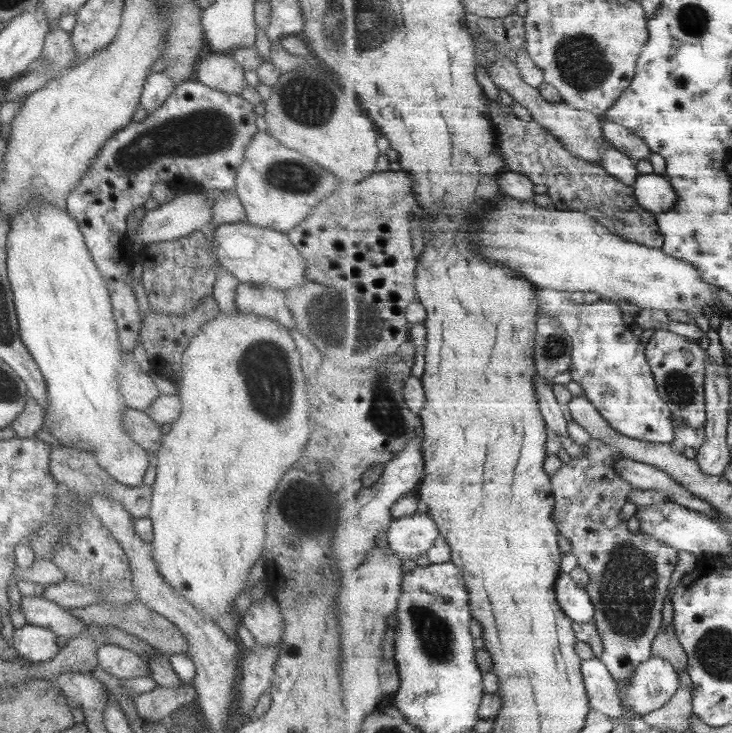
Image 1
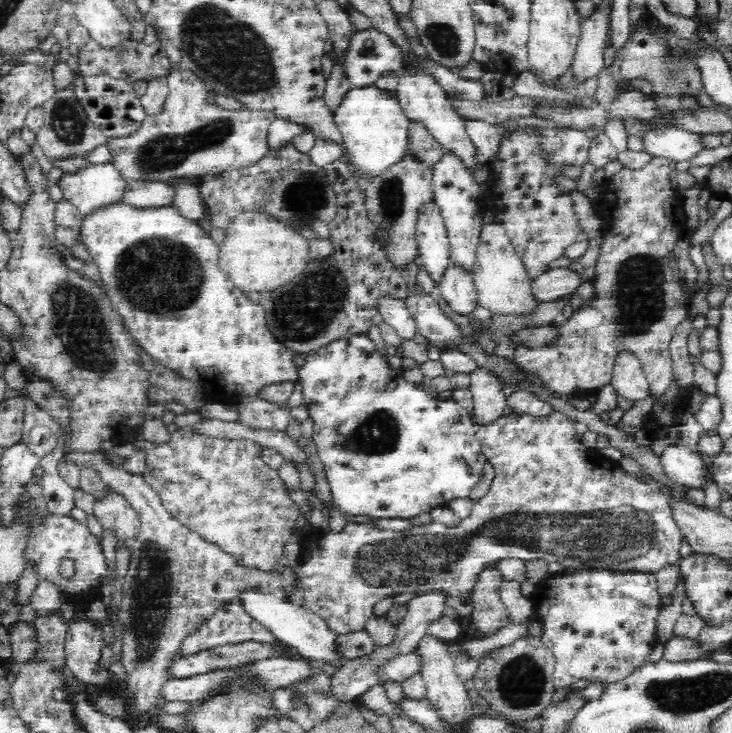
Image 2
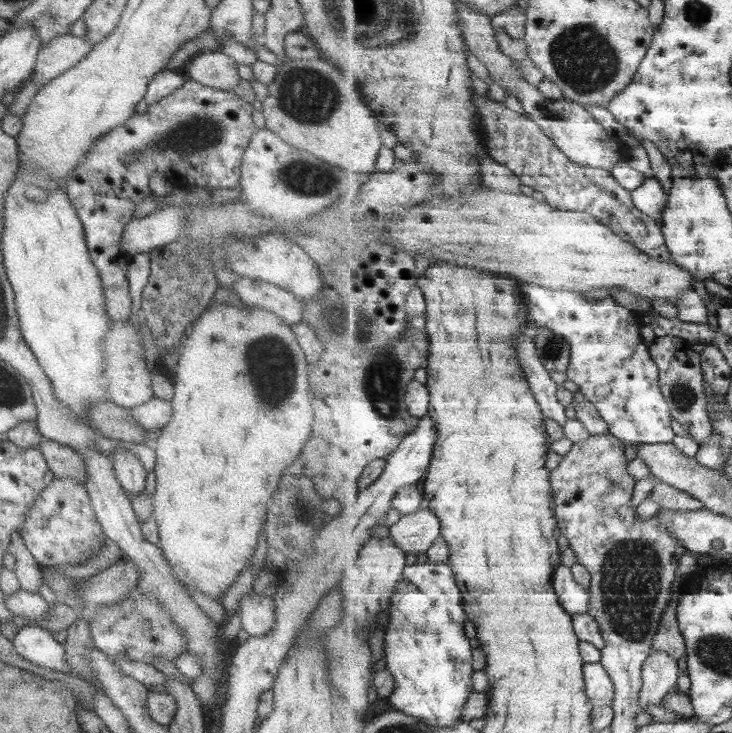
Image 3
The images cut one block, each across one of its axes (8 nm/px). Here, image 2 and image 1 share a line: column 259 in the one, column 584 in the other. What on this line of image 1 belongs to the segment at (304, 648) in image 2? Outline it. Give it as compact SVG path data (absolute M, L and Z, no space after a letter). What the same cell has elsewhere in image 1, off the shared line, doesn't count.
M561 573L556 584L557 598L561 608L575 623L595 620L596 606L585 587L575 582L571 573Z

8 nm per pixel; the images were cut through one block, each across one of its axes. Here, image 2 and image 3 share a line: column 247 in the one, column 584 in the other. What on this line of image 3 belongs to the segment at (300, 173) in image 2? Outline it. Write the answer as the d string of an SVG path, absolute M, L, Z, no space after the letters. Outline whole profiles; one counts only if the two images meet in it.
M477 95L477 112L481 120L481 132L485 138L485 150L497 162L510 168L521 180L523 185L530 186L531 189L542 193L545 202L556 207L557 210L579 211L592 214L605 223L612 231L616 231L621 238L628 239L649 254L651 258L657 258L661 262L673 262L671 251L667 246L665 235L661 227L657 226L654 217L645 214L635 206L632 200L632 192L627 191L624 186L612 175L610 170L593 168L591 166L581 166L579 162L573 161L553 142L549 135L545 134L543 128L539 126L527 114L515 112L504 103L493 99L484 98Z

